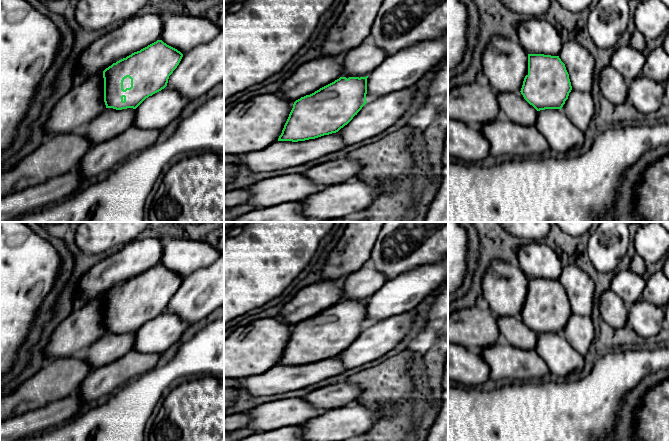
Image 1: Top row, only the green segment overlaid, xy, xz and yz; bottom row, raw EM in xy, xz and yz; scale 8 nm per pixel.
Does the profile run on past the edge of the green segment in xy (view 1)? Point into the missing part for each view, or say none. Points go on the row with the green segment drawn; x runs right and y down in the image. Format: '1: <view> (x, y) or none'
1: xy (127, 81)

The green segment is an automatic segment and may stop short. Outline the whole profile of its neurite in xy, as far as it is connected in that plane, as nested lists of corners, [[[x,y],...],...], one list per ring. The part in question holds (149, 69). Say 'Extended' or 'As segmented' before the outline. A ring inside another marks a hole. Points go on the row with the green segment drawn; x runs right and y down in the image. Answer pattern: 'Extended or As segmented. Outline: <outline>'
Extended. Outline: [[[162,40],[123,58],[103,71],[106,108],[136,109],[146,98],[167,86],[169,76],[179,65],[183,54]]]

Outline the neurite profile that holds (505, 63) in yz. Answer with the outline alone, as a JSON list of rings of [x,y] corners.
[[[494,36],[485,48],[482,71],[496,94],[521,91],[528,70],[528,54],[519,42]]]

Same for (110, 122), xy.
[[[105,108],[90,122],[83,135],[90,140],[92,146],[112,139],[133,126],[135,110]]]

